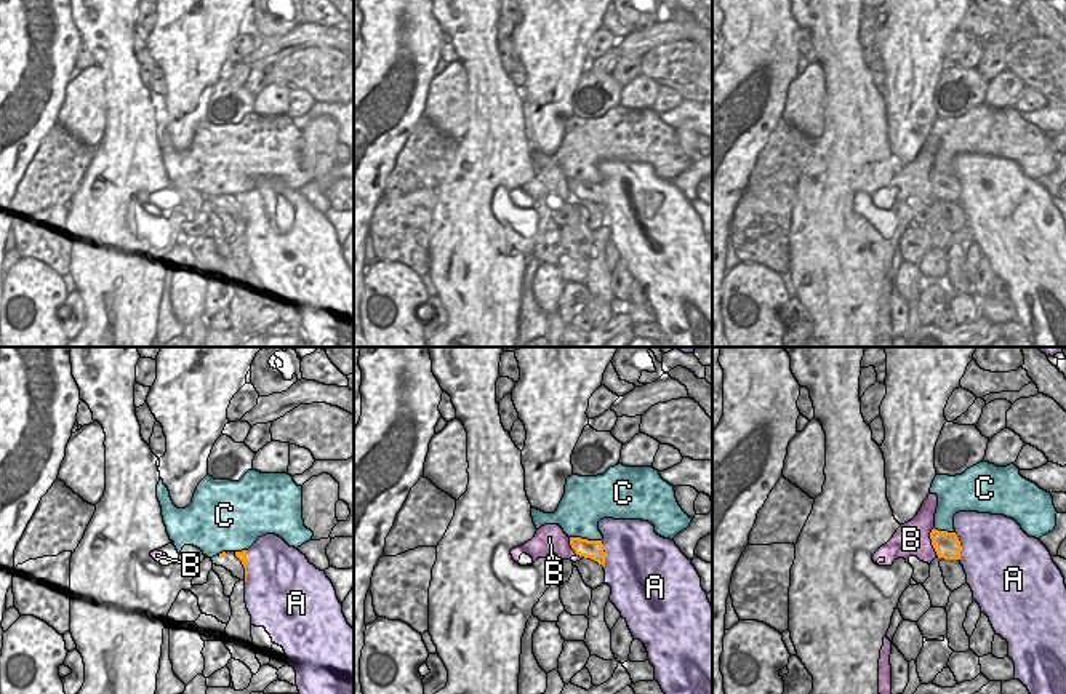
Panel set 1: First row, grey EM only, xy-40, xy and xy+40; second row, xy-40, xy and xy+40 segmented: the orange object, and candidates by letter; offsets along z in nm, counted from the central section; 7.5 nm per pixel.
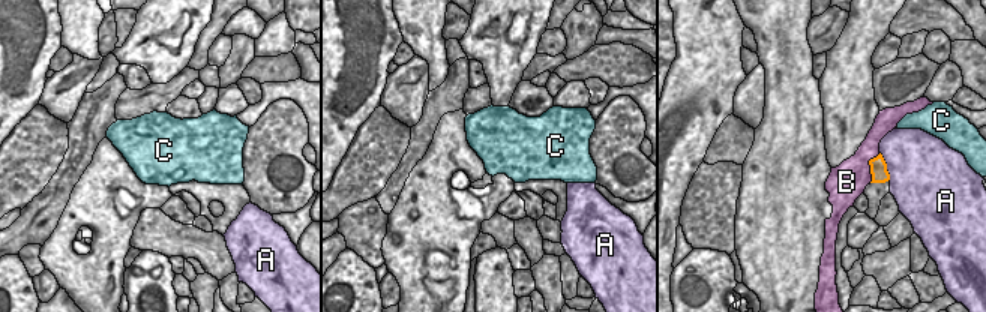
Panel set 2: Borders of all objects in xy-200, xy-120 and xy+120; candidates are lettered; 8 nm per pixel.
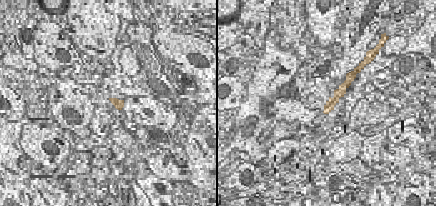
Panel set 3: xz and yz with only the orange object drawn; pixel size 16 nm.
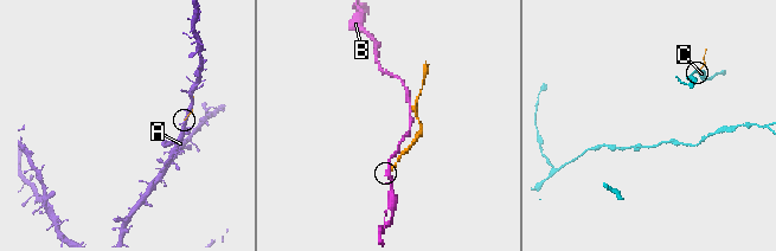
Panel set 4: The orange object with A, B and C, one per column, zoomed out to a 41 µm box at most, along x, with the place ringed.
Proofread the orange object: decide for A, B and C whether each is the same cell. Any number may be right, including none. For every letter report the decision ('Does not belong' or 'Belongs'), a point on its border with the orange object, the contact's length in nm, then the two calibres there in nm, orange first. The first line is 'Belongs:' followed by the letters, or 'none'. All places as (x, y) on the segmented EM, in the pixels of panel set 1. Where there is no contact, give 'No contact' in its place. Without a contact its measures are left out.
Belongs: none
A: Does not belong. Touches orange at xy+40 (961, 547). Shared border 220 nm. Thickness 190 nm (orange) against 480 nm
B: Does not belong. Touches orange at xy+40 (932, 542). Shared border 240 nm. Thickness 190 nm (orange) against 260 nm
C: Does not belong. Touches orange at xy (586, 539). Shared border 240 nm. Thickness 140 nm (orange) against 340 nm.

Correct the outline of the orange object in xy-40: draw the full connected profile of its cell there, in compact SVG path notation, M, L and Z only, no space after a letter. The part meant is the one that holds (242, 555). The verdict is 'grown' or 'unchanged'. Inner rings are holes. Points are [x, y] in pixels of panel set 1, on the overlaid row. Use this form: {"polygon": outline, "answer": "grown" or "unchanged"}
{"polygon": "M246 550L222 552L211 558L213 564L222 566L232 572L234 577L246 582Z", "answer": "grown"}

